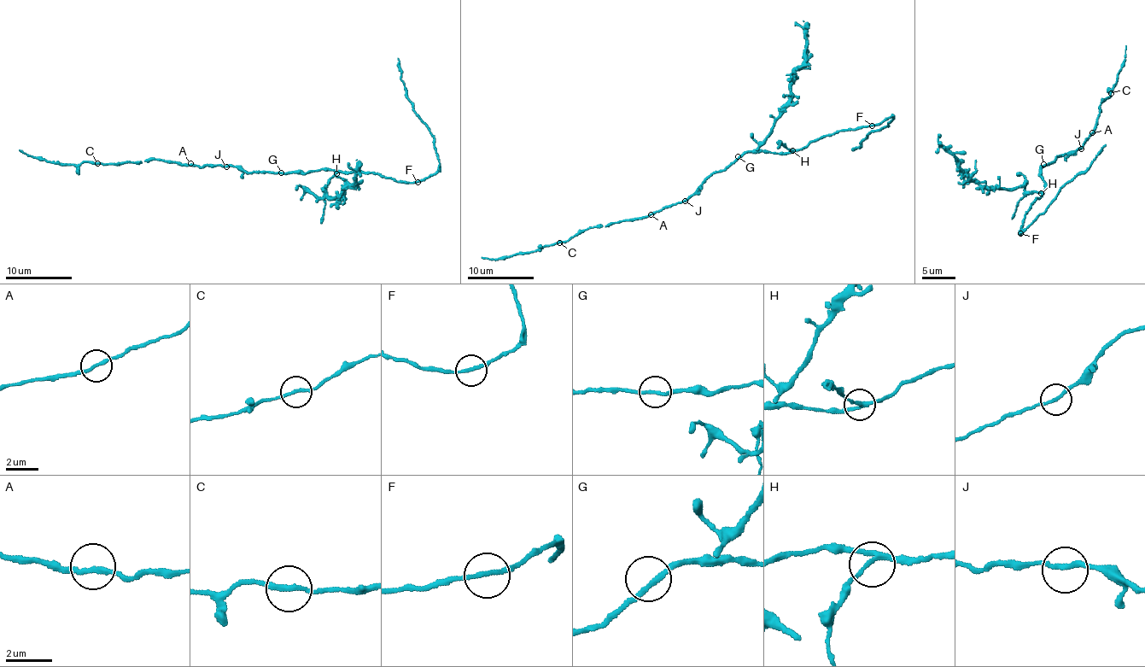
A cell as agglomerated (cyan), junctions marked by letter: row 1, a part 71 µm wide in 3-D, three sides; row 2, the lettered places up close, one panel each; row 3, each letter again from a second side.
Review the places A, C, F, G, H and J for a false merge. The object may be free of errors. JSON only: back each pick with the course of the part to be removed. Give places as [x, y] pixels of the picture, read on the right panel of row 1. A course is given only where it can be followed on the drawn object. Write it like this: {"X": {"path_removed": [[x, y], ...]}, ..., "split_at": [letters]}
{"split_at": []}

